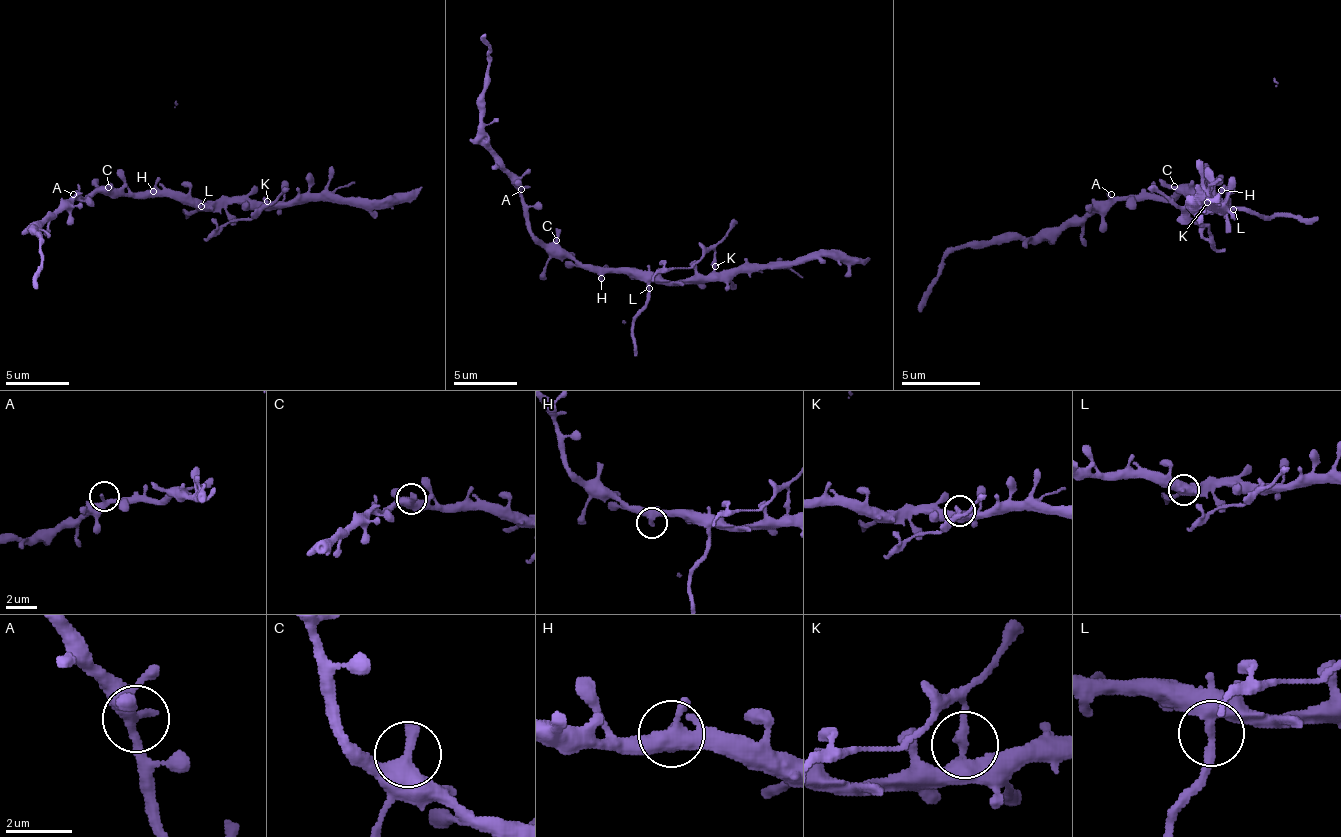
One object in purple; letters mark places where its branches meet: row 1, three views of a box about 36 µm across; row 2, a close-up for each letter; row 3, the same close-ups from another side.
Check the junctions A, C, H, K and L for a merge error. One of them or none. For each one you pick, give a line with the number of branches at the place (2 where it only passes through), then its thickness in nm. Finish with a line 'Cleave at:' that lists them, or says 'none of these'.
K: Branches: 2. Thickness 360 nm
Cleave at: K

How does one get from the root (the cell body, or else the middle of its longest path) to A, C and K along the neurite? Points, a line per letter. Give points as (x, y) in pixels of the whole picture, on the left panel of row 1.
A: (127, 194), (92, 194), (89, 197), (73, 197), (73, 194)
C: (127, 194), (115, 194), (108, 187)
K: (127, 194), (191, 197), (194, 200), (268, 200)

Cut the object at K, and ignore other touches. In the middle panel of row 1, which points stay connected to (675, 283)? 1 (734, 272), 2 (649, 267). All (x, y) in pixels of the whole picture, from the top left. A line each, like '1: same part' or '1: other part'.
1: same part
2: same part

